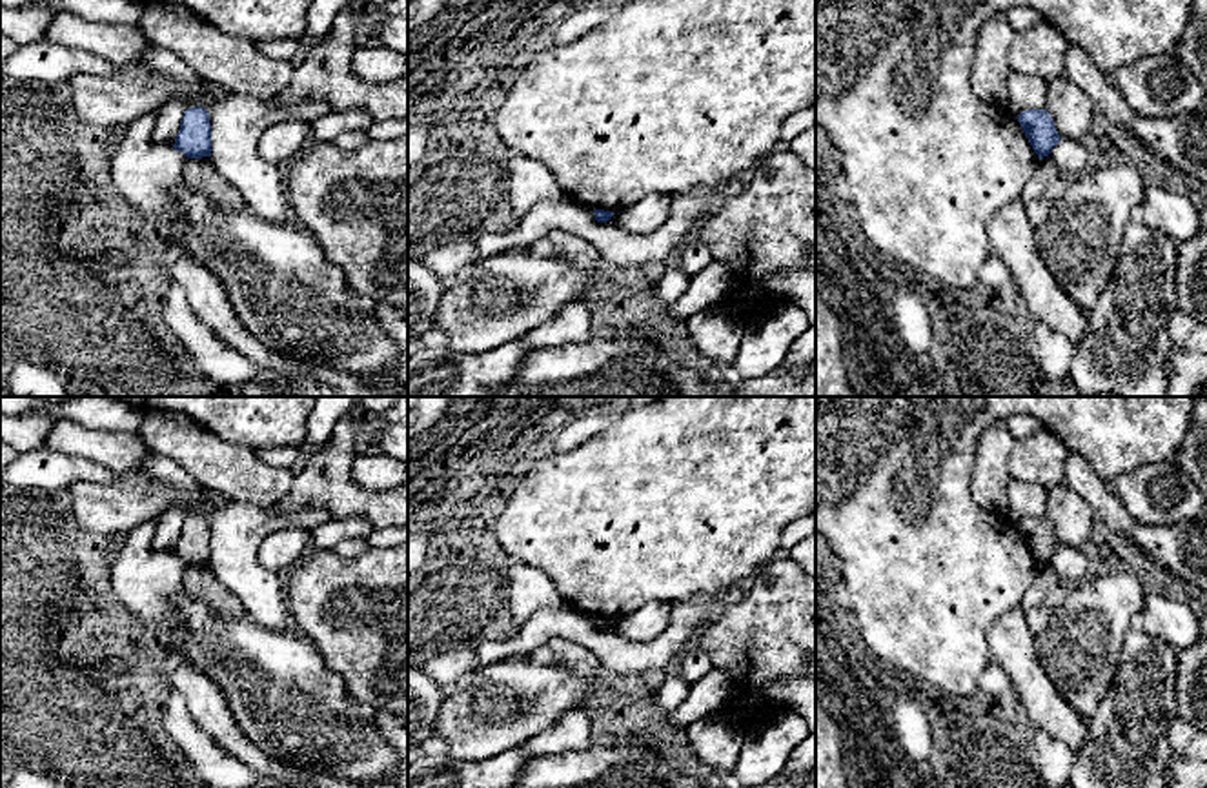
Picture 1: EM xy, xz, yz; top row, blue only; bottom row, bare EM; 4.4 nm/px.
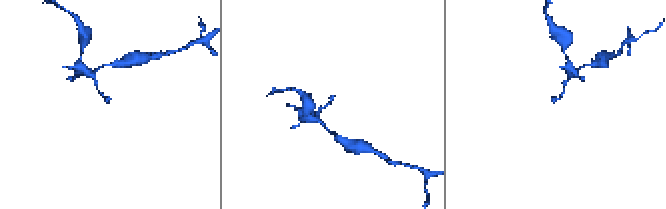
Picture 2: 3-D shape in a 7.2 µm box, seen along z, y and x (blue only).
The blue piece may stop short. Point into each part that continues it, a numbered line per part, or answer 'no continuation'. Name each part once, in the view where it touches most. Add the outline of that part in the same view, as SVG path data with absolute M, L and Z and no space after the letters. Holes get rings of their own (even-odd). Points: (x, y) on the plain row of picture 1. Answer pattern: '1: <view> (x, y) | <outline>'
no continuation

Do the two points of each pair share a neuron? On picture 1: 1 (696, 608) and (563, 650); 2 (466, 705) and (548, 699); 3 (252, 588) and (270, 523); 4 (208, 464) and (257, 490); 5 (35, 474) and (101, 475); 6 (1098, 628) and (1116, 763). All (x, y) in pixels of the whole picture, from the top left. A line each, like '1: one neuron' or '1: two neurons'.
1: two neurons
2: one neuron
3: one neuron
4: one neuron
5: one neuron
6: two neurons

